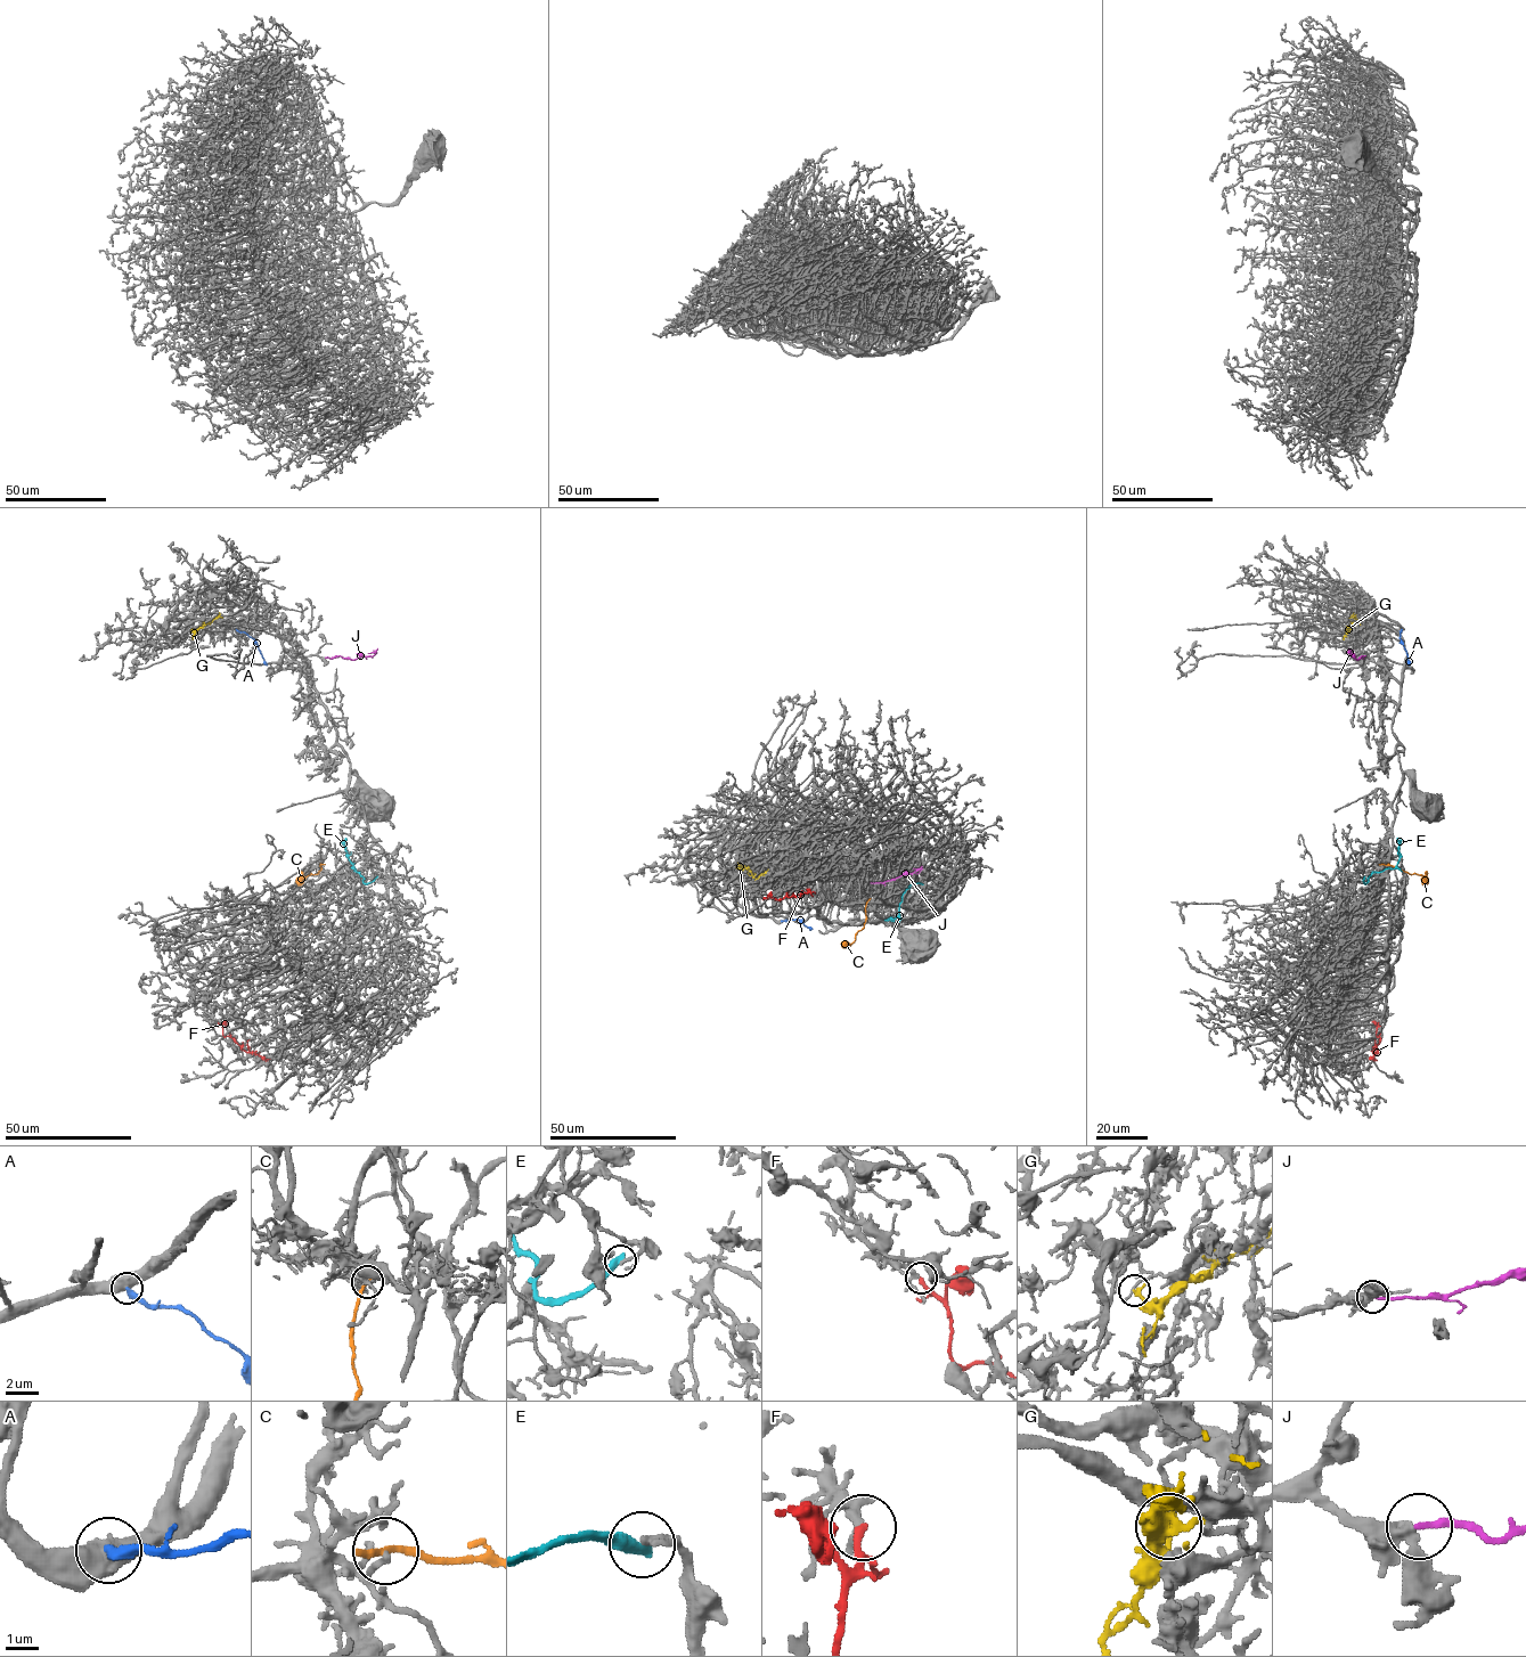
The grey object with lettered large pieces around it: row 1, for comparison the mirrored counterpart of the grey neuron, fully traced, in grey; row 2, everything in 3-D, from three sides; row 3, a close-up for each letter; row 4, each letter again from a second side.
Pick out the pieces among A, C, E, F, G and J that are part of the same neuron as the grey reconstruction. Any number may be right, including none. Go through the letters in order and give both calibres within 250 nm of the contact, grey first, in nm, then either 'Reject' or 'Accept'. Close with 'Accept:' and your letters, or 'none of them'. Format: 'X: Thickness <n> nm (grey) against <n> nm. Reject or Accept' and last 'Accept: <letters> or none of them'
A: Thickness 700 nm (grey) against 380 nm. Reject
C: Thickness 190 nm (grey) against 300 nm. Reject
E: Thickness 150 nm (grey) against 480 nm. Reject
F: Thickness 200 nm (grey) against 240 nm. Reject
G: Thickness 180 nm (grey) against 240 nm. Reject
J: Thickness 550 nm (grey) against 190 nm. Reject
Accept: none of them

